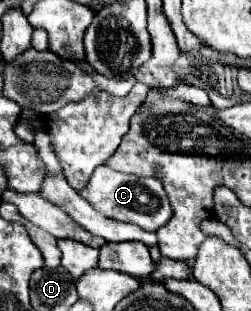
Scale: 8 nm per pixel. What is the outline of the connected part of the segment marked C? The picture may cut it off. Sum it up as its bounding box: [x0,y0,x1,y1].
[79,165,172,231]

